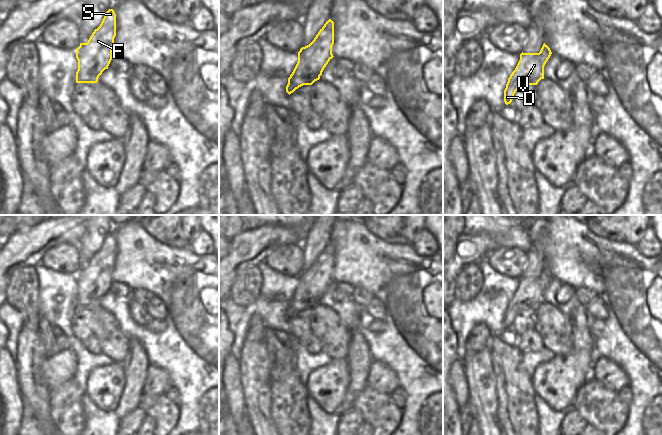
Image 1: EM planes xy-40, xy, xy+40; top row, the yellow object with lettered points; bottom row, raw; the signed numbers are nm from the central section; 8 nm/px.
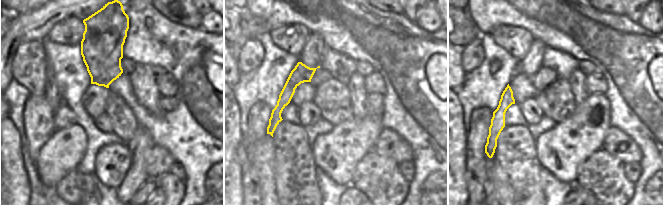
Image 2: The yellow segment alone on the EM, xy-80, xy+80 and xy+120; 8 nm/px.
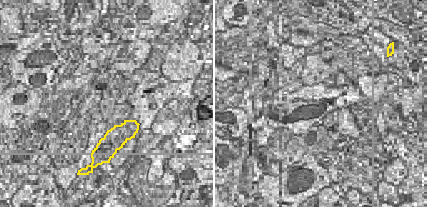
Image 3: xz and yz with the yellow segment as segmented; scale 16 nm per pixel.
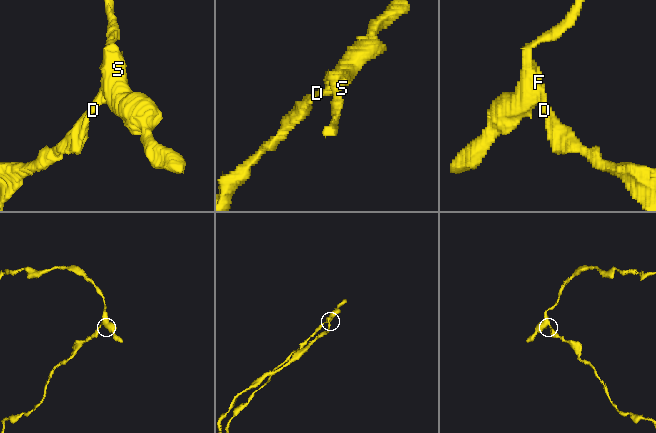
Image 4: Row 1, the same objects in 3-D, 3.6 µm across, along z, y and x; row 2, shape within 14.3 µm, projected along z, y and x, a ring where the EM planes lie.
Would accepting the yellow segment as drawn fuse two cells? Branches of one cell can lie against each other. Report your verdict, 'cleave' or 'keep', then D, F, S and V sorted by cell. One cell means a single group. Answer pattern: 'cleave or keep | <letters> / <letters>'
cleave | D / F S V

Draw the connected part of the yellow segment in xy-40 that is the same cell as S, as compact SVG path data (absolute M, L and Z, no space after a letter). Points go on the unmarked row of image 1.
M109 233L100 250L94 254L87 267L76 273L78 294L76 307L97 307L99 300L112 284L112 272L116 260L116 238Z

